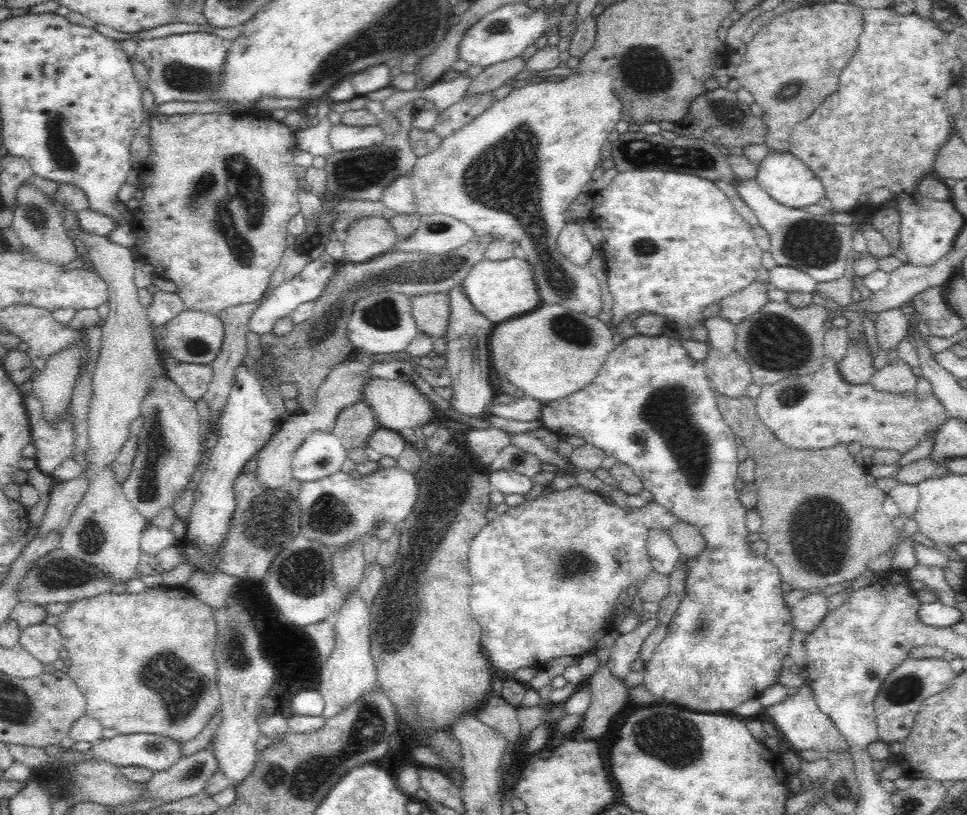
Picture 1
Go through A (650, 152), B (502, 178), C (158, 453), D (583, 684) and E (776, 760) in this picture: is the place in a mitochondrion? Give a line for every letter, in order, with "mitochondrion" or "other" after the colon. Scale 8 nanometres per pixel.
A: mitochondrion
B: mitochondrion
C: mitochondrion
D: other
E: other

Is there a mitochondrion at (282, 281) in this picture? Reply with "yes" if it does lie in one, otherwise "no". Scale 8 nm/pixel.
no

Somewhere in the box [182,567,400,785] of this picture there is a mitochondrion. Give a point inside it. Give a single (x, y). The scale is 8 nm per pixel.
(239, 642)

